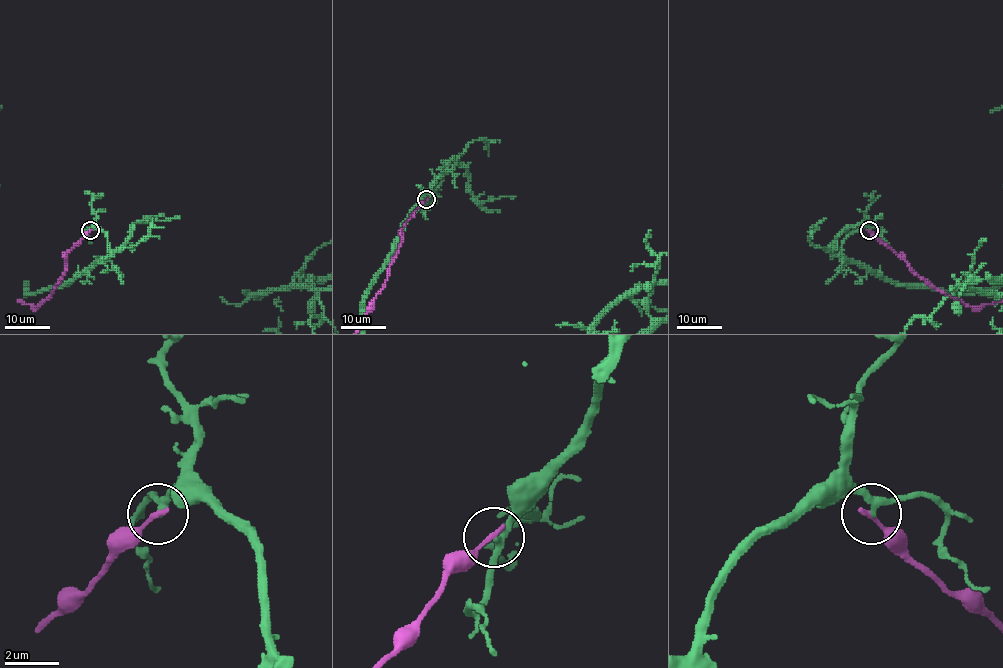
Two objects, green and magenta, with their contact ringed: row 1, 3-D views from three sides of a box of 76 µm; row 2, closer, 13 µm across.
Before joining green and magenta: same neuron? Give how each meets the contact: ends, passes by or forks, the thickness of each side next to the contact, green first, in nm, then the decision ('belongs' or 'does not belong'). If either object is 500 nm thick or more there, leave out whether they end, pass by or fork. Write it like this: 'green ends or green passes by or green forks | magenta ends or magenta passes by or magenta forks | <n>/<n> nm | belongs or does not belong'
green passes by | magenta ends | 240/190 nm | does not belong

